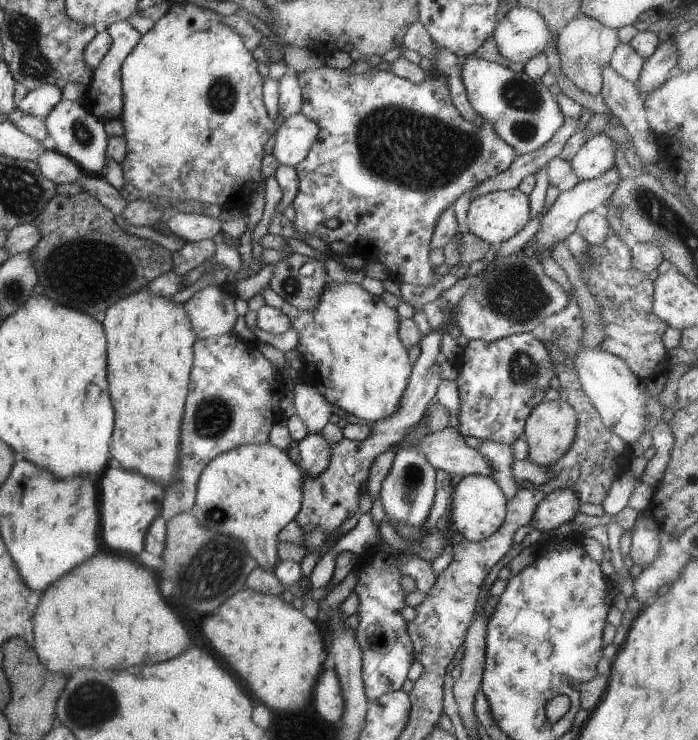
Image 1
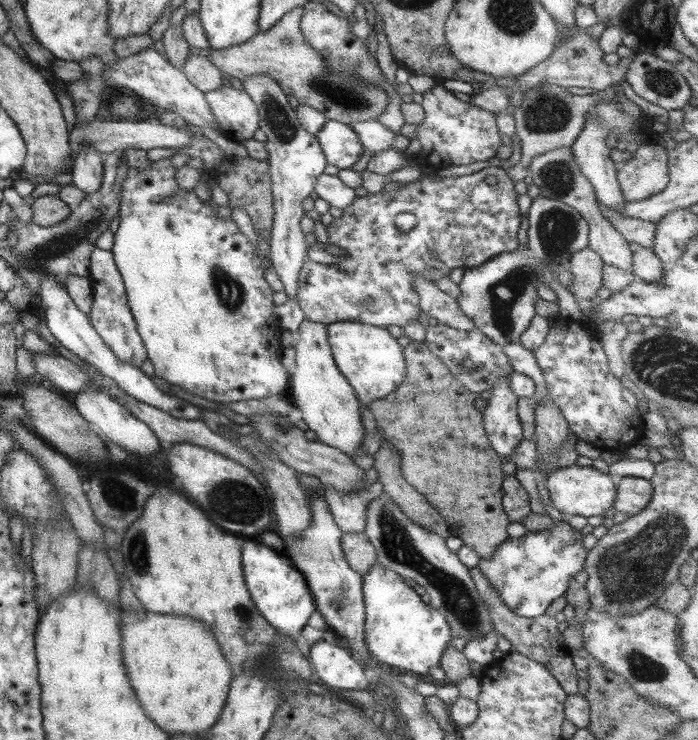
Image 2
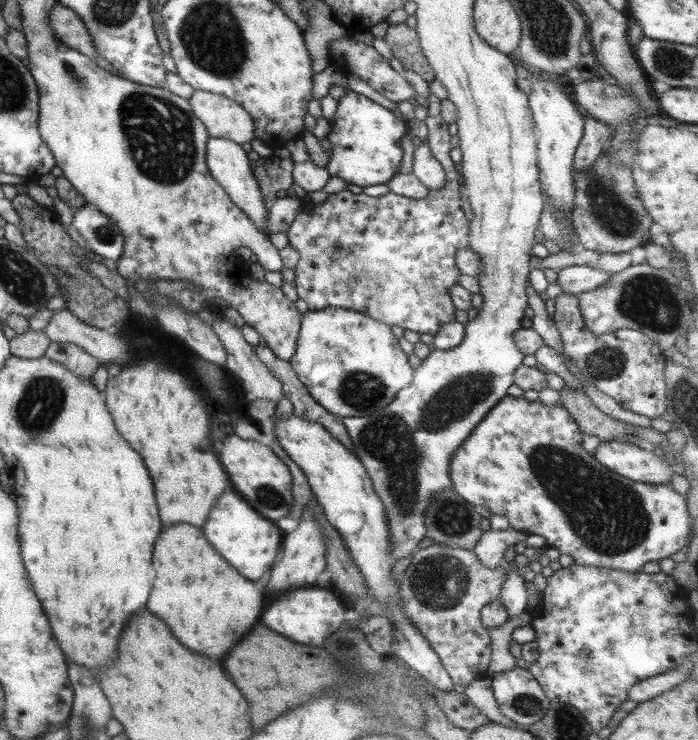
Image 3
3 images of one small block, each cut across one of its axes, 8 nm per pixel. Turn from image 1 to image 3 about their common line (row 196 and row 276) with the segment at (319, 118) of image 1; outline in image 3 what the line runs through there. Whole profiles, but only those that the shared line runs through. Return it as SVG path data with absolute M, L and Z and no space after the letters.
M428 89L428 107L424 119L428 133L428 147L433 159L445 172L444 185L428 190L423 199L408 199L387 191L379 197L369 197L364 193L353 194L347 189L331 193L322 203L303 201L298 216L285 231L288 246L299 254L295 268L296 294L303 300L308 310L325 307L349 309L366 314L376 321L390 327L400 326L419 334L432 334L442 324L454 320L455 308L451 302L448 288L457 283L460 272L456 267L455 253L467 246L468 222L461 209L459 187L462 180L458 166L450 160L450 135L447 122L440 115L440 100Z

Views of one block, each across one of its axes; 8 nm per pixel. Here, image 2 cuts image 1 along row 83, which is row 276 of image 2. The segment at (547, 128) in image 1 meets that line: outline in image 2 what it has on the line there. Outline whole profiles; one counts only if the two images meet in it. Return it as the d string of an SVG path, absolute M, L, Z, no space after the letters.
M535 197L527 210L528 228L527 246L525 249L511 250L511 252L501 252L495 254L493 258L483 262L479 267L464 269L463 278L459 282L459 297L455 298L459 310L473 321L475 329L481 331L491 342L503 346L507 343L519 342L519 337L524 330L527 330L533 315L535 315L534 305L539 298L535 292L535 283L543 280L543 267L551 264L563 264L569 260L574 252L588 246L588 226L585 219L581 217L579 211L559 202L558 200Z

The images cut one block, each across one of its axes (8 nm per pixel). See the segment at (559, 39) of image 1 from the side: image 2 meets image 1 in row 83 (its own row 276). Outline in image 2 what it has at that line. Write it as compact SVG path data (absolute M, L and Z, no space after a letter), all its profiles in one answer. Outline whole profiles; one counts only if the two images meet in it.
M588 246L574 252L569 257L569 272L571 273L572 296L580 302L581 300L597 301L597 290L602 286L601 258Z

